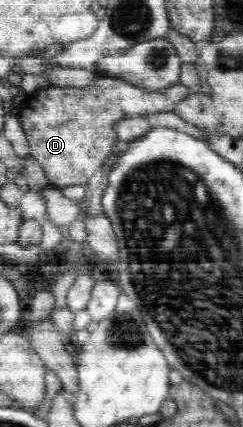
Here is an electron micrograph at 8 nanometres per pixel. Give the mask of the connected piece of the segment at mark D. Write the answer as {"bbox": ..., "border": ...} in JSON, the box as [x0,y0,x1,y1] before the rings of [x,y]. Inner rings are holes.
{"bbox":[18,76,192,189],"border":[[[94,76],[89,87],[52,85],[26,97],[18,106],[22,128],[26,135],[32,158],[40,163],[48,184],[60,189],[80,184],[86,186],[90,178],[96,174],[106,158],[112,154],[114,146],[120,144],[113,131],[113,124],[131,116],[155,116],[158,112],[171,111],[180,100],[184,100],[192,92],[181,83],[162,90],[144,90],[136,88],[118,77]]]}

